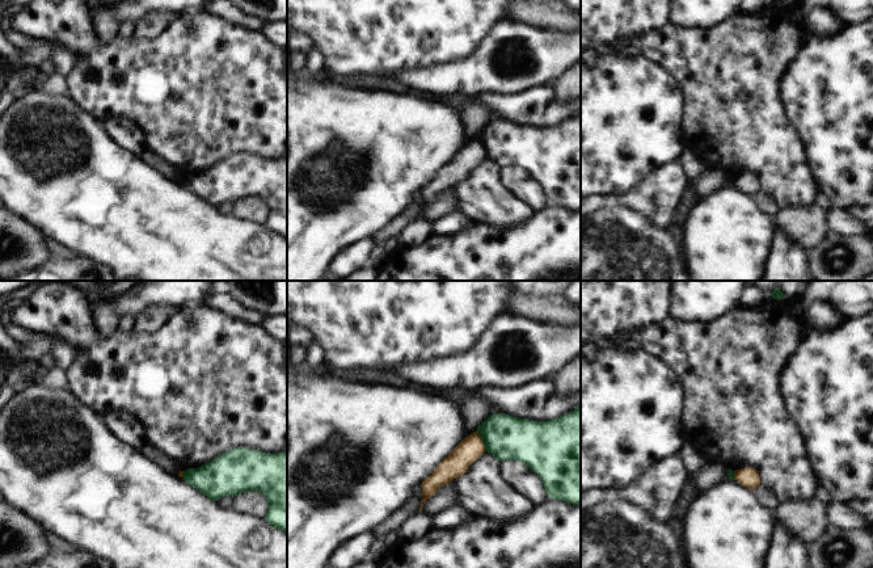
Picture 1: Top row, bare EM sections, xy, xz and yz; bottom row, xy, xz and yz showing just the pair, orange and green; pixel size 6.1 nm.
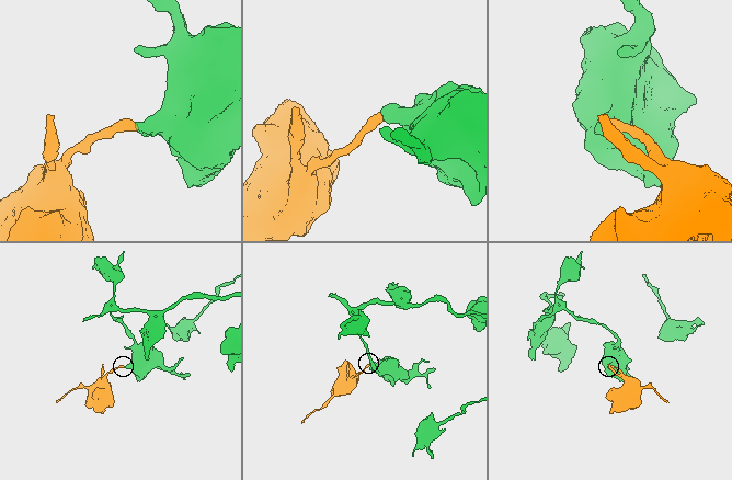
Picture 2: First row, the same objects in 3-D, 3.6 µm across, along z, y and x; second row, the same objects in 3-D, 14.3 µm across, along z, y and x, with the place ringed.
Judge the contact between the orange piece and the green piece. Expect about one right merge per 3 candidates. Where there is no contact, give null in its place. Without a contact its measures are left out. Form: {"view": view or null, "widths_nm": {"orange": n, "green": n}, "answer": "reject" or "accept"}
{"view": "xz", "widths_nm": {"orange": 150, "green": 280}, "answer": "reject"}

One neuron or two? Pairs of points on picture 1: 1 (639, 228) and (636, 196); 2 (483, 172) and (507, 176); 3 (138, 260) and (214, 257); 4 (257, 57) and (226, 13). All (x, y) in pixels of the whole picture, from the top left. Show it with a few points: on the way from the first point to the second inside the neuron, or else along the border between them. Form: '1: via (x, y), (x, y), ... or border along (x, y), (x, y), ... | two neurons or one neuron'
1: border along (615, 202), (636, 210), (663, 230) | two neurons
2: border along (500, 168), (501, 182), (519, 200) | two neurons
3: via (156, 257), (195, 257) | one neuron
4: border along (211, 13), (260, 33) | two neurons

